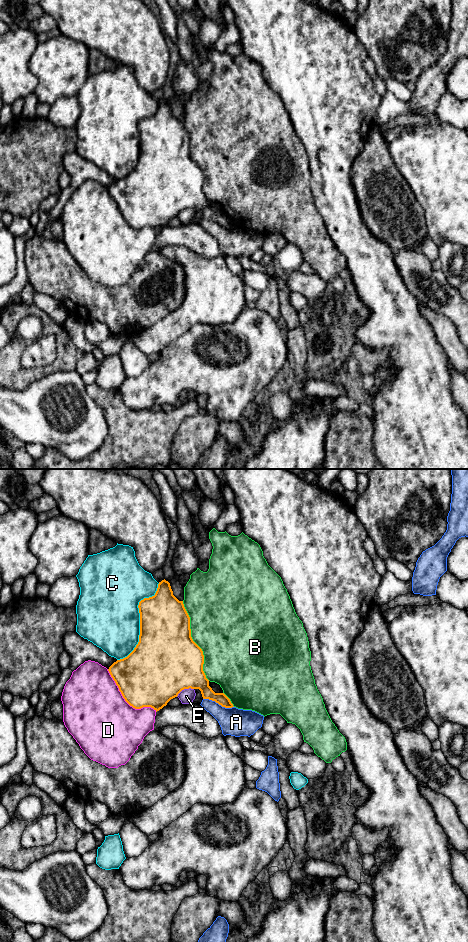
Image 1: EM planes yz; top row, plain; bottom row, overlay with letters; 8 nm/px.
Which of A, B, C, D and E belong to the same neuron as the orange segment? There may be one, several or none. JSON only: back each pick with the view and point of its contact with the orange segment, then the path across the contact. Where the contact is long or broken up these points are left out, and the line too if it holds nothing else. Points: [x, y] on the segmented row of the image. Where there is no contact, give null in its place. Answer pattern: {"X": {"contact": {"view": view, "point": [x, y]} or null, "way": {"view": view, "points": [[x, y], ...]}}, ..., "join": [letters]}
{"join": []}

